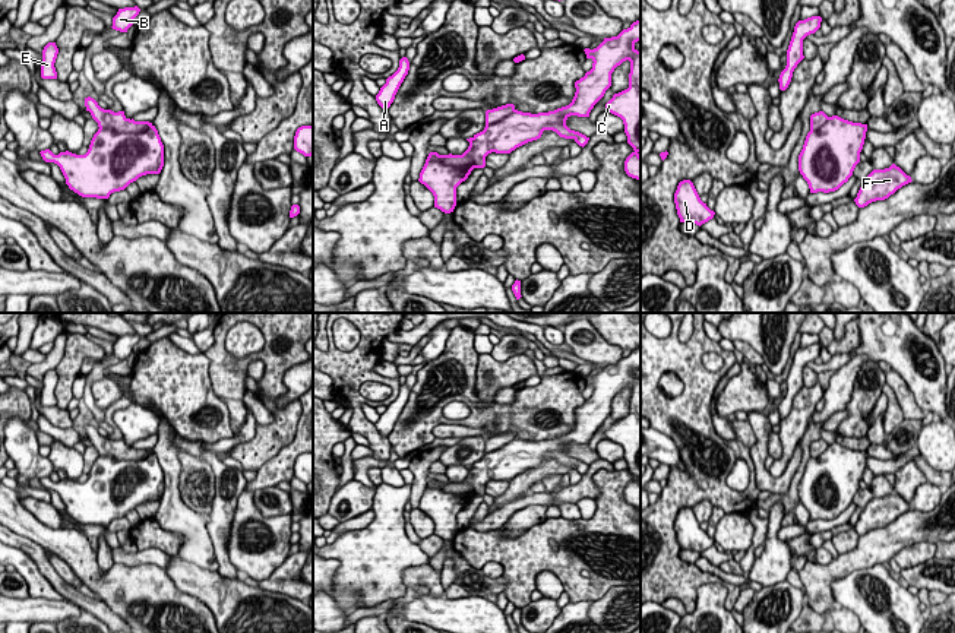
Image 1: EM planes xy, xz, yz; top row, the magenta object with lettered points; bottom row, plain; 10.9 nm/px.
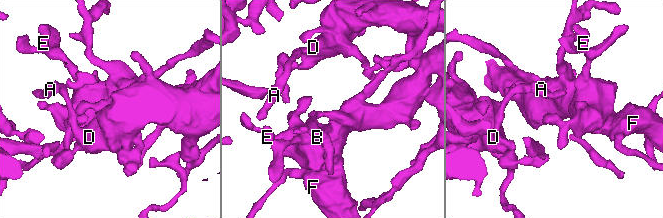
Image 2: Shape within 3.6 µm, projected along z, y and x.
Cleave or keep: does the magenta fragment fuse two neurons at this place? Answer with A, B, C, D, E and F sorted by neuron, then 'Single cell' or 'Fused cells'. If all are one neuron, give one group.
Groups: A B C D F / E. Fused cells

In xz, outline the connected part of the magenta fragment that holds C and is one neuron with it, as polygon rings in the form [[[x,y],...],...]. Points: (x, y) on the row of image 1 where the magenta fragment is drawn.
[[[641,19],[633,22],[627,29],[623,29],[617,37],[604,38],[604,41],[594,50],[585,48],[586,58],[591,58],[592,69],[585,73],[584,77],[575,82],[575,96],[566,107],[557,108],[548,113],[522,113],[515,110],[497,123],[484,127],[483,132],[474,134],[472,142],[462,155],[468,155],[472,159],[469,168],[446,165],[442,161],[426,159],[426,164],[420,173],[418,181],[424,184],[434,196],[434,208],[445,213],[453,212],[456,206],[456,187],[468,178],[474,168],[486,167],[486,156],[491,152],[510,153],[516,148],[537,140],[544,130],[553,130],[560,137],[573,139],[579,146],[585,146],[589,140],[585,134],[570,130],[566,126],[566,120],[570,115],[589,117],[594,105],[604,96],[605,91],[611,86],[611,73],[623,61],[630,61],[629,88],[614,94],[605,104],[605,110],[623,120],[627,143],[633,148],[633,152],[624,161],[624,171],[629,177],[641,180],[641,51],[635,48],[635,44],[641,41]]]

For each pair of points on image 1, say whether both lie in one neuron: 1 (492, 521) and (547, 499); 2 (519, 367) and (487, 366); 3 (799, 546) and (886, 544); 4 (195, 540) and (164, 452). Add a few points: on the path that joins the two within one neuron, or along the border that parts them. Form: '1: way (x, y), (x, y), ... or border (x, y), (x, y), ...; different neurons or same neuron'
1: way (505, 512), (518, 503), (534, 499); same neuron
2: way (512, 367), (495, 367); same neuron
3: border (808, 560), (816, 563); different neurons
4: way (180, 518), (171, 509), (171, 474); same neuron

